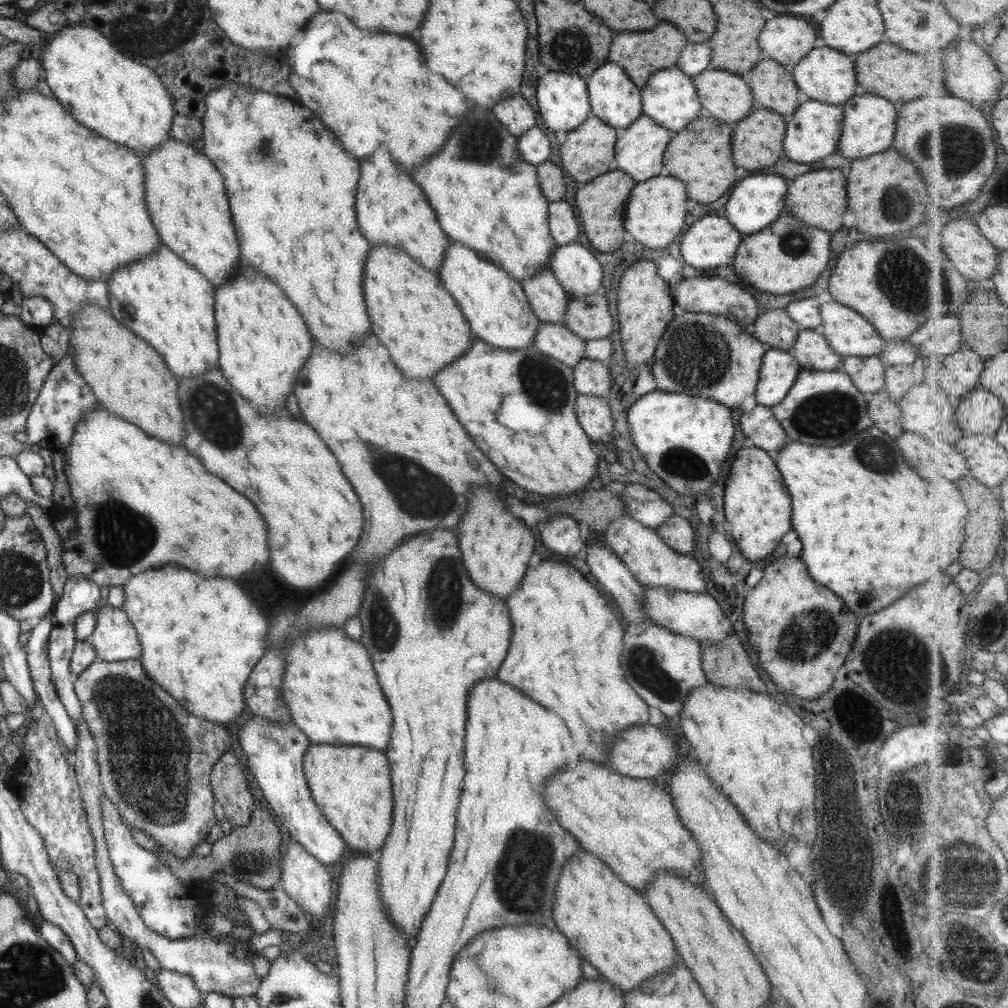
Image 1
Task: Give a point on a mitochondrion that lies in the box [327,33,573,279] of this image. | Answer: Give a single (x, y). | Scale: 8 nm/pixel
(479, 144)

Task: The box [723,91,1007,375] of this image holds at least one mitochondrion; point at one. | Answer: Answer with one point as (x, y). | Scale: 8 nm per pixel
(905, 278)

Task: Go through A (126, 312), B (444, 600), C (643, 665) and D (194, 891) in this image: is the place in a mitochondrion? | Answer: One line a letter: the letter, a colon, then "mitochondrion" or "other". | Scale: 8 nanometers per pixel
A: other
B: mitochondrion
C: mitochondrion
D: other

